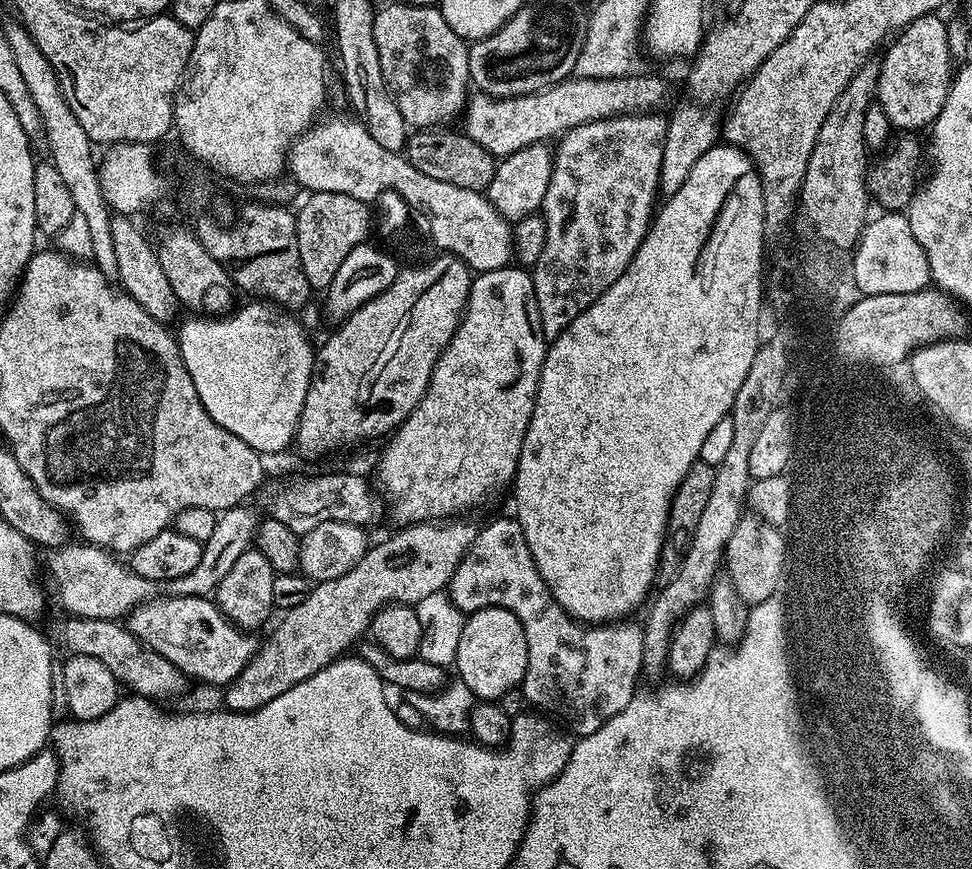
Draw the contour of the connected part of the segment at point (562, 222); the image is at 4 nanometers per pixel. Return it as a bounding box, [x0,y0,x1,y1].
[530,114,668,342]

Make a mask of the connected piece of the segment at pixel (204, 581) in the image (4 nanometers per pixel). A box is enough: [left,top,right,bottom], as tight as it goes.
[48,506,258,621]

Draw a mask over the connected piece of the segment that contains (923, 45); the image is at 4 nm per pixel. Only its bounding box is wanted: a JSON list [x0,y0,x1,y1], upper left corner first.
[876,14,954,129]

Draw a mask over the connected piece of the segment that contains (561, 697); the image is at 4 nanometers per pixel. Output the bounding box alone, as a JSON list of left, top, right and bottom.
[446,515,644,737]

